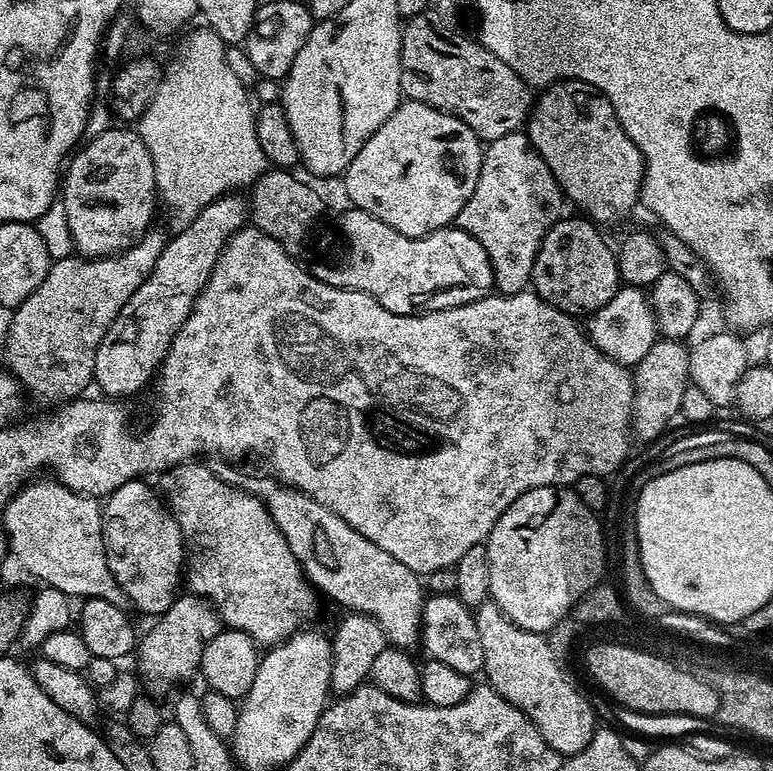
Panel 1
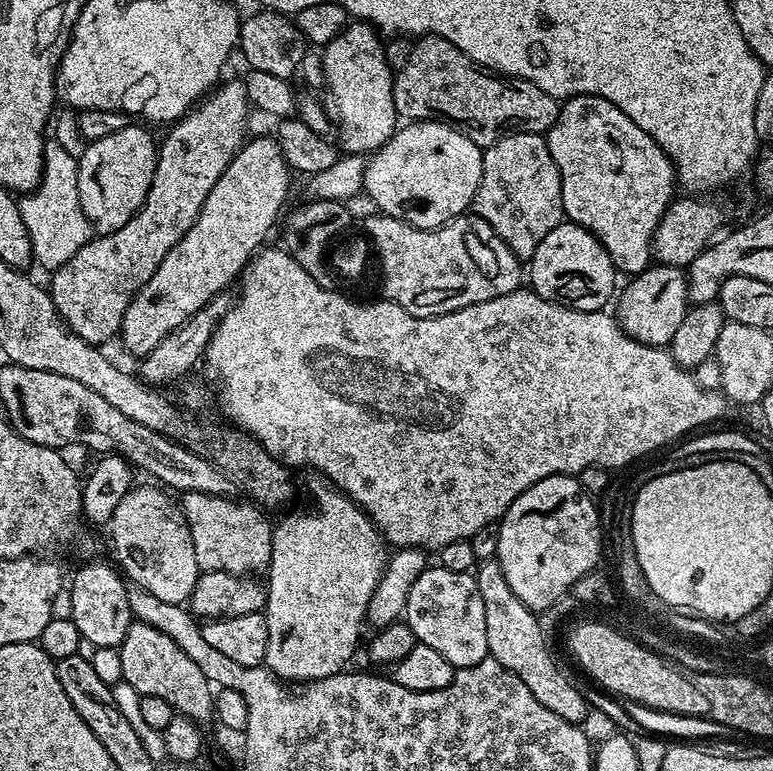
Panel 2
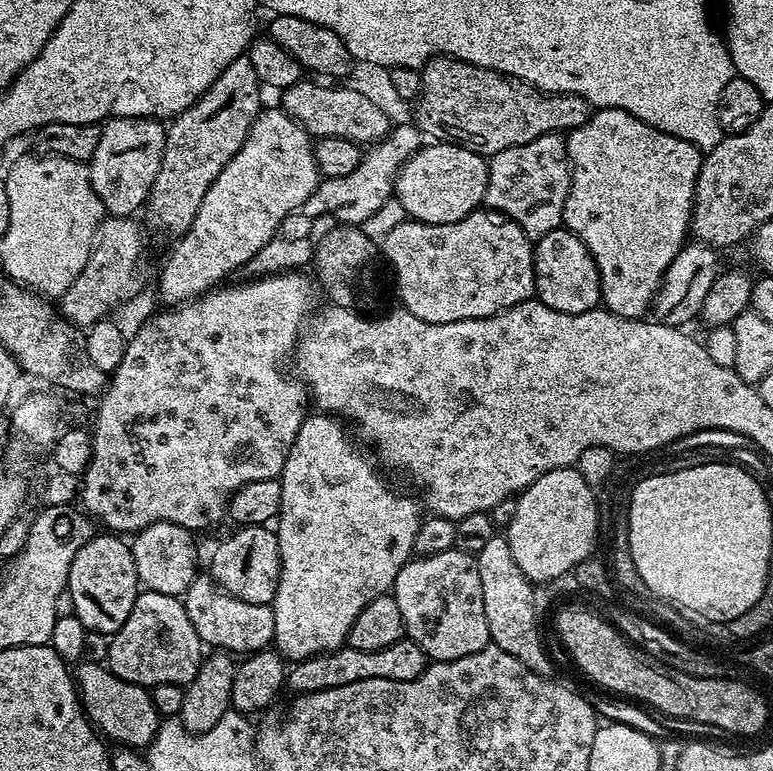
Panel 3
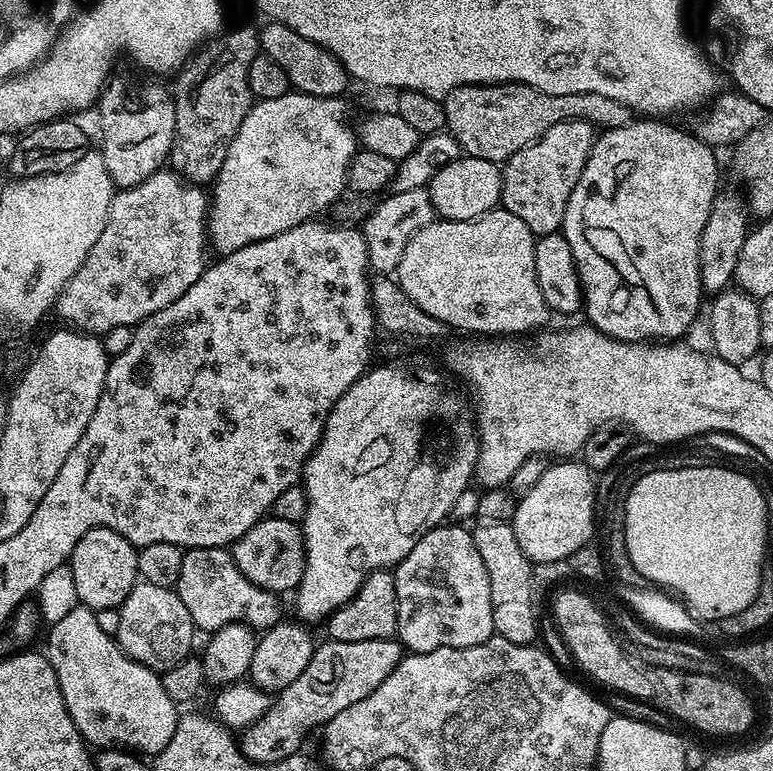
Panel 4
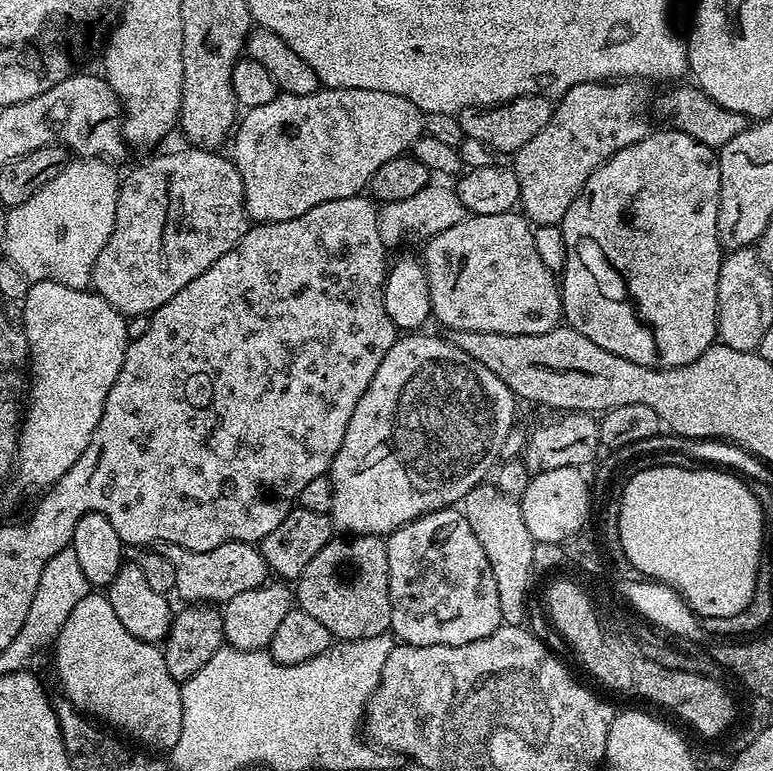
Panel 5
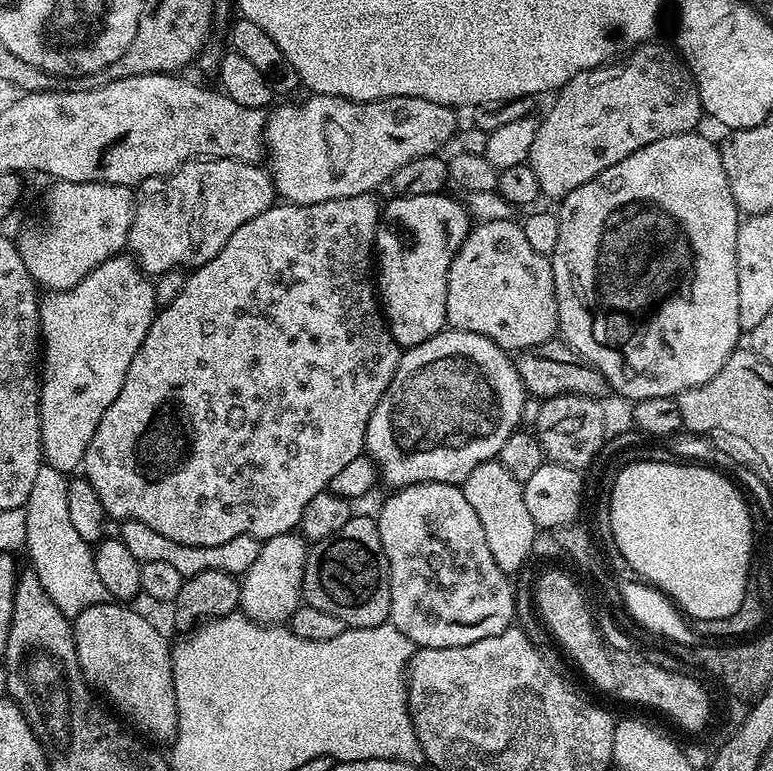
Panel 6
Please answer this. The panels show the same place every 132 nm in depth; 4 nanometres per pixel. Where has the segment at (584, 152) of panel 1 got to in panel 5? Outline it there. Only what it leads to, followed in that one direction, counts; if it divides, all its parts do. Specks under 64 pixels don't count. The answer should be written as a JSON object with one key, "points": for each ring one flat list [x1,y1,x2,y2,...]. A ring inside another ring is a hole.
{"points":[[663,130,649,131,638,142,618,150,605,162,582,186,578,198,570,202,570,210,566,210,560,229,566,238,566,266,562,273,560,285,560,303,562,316,567,327,578,330,578,334,586,334,590,342,602,346,602,350,610,350,610,354,618,354,630,362,638,362,638,366,647,368,673,368,686,366,694,362,711,344,717,343,716,311,718,310,718,270,722,259,722,249,718,238,718,202,720,201,720,161,717,153,707,148,702,142,690,138,684,132]]}

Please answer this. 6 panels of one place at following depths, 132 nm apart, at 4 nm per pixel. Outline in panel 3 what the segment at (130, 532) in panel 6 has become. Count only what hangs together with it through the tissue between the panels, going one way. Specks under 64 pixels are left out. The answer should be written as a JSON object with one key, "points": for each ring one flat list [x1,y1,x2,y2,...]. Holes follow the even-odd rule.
{"points":[[198,574,183,594,184,609,194,625,201,645,229,654,265,651,275,641,271,604,242,602,216,585,211,575]]}

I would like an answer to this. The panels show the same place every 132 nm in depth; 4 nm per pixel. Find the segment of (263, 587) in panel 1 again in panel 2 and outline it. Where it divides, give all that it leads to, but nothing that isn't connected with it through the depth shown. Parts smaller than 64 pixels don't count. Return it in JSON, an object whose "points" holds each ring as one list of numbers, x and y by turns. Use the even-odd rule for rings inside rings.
{"points":[[186,492,182,496,182,507,184,510,184,517,186,522,190,526,190,538,194,538,194,554,198,558,198,566,201,572,229,572,232,576,247,577,248,572,260,572,263,573,268,567,270,558,272,557,272,529,274,527,273,521,267,520,265,513,261,511,255,503,244,502,248,504,239,504,238,501,232,500,228,496,215,496,214,494,202,494,201,492]]}

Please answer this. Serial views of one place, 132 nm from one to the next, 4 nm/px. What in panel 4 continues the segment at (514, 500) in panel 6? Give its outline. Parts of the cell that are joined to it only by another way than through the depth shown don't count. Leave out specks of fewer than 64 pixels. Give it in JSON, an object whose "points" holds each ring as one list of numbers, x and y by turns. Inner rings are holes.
{"points":[[477,523,475,527,471,529,472,541,478,554,482,554,482,562,486,562,486,574,490,574,490,606,494,614,495,635,515,644,532,644,538,636,537,626,532,623,532,607,536,604,531,596,533,563,522,554,522,546,518,546,511,523]]}

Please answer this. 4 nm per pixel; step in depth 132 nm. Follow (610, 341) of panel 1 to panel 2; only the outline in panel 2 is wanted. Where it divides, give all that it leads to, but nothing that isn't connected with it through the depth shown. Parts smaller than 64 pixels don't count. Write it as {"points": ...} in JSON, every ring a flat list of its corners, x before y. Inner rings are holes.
{"points":[[653,263,645,272,638,273,637,276,631,277,627,281,629,284,625,286,619,293,618,299,615,301,616,309,614,315,620,322,620,328,630,338,634,338,643,344,649,344,655,348,662,348,671,345,678,326,682,326,682,318,686,318,690,301,688,298,688,278,685,269,675,268,674,266,666,266,665,264]]}

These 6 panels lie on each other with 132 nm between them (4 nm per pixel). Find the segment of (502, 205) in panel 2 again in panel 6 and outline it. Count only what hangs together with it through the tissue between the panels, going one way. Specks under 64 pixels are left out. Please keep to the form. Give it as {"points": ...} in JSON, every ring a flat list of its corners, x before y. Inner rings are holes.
{"points":[[645,42,633,47,631,49,632,57,625,64,613,63,611,66,601,66,592,68,588,72,580,72,574,78,570,78,570,82,563,84,555,93,554,99,556,101,553,102,552,109,539,121,537,133,534,134,533,146,530,147,529,156,526,161,534,170,535,177,538,178,541,197,547,198,549,196,553,202,559,202,574,190,578,190,578,186,586,186,586,182,590,182,595,176,602,174,602,170,614,166,614,162,622,162,622,158,634,154,634,150,642,150,642,146,650,146,650,142,658,142,658,138,670,138,674,134,694,132,701,127,699,125,700,116,703,117,705,115,705,110,700,104,698,86,694,82,692,73,688,71,687,64,684,63,683,59,671,47,668,49,666,45,656,43]]}

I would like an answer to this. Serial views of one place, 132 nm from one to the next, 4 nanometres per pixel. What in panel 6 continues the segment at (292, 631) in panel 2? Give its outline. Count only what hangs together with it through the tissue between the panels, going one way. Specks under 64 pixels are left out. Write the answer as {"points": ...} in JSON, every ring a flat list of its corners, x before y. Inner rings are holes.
{"points":[[448,328,443,332,434,334,434,338,426,338,426,342,422,342,418,346,401,351,398,370,394,374,390,386,386,386,386,394,382,394,378,406,374,406,374,414,370,414,370,426,366,428,366,438,364,439,364,452,376,463,379,479,383,483,385,480,390,486,389,489,405,488,411,484,421,484,422,482,463,485,470,470,474,470,474,466,482,466,482,462,497,459,506,438,510,438,510,434,521,427,520,415,525,415,526,412,525,397,522,378,518,374,513,357,505,349,498,347,493,340,482,334]]}

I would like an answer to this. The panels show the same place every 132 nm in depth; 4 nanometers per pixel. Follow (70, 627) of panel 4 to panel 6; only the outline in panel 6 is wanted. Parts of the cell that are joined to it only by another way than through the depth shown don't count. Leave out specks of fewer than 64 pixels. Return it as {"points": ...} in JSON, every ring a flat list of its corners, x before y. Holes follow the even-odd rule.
{"points":[[105,602,85,608,74,619,72,633,78,650,78,666,89,685,97,693,105,692,112,699,111,707,137,733,153,736,157,745,167,745,175,740,178,706,174,694,170,640,142,613,120,602]]}

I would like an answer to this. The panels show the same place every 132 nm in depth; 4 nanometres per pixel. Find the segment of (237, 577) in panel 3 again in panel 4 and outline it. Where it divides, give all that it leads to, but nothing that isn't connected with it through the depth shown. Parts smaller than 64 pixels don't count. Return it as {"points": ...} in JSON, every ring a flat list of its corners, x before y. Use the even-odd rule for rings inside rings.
{"points":[[269,515,258,521,242,538,230,545,230,551,238,570,254,582,277,594,291,593,300,584,304,573,304,529,300,524,286,522,282,518]]}

